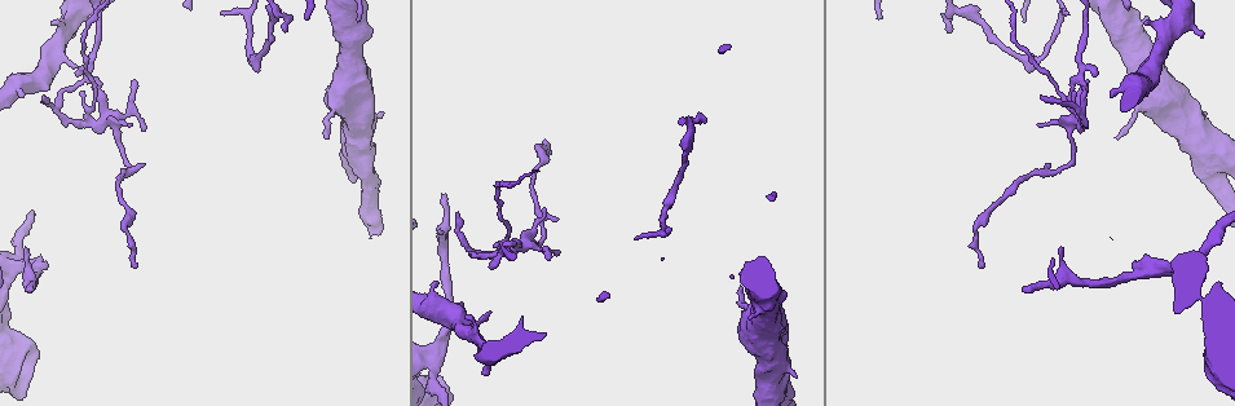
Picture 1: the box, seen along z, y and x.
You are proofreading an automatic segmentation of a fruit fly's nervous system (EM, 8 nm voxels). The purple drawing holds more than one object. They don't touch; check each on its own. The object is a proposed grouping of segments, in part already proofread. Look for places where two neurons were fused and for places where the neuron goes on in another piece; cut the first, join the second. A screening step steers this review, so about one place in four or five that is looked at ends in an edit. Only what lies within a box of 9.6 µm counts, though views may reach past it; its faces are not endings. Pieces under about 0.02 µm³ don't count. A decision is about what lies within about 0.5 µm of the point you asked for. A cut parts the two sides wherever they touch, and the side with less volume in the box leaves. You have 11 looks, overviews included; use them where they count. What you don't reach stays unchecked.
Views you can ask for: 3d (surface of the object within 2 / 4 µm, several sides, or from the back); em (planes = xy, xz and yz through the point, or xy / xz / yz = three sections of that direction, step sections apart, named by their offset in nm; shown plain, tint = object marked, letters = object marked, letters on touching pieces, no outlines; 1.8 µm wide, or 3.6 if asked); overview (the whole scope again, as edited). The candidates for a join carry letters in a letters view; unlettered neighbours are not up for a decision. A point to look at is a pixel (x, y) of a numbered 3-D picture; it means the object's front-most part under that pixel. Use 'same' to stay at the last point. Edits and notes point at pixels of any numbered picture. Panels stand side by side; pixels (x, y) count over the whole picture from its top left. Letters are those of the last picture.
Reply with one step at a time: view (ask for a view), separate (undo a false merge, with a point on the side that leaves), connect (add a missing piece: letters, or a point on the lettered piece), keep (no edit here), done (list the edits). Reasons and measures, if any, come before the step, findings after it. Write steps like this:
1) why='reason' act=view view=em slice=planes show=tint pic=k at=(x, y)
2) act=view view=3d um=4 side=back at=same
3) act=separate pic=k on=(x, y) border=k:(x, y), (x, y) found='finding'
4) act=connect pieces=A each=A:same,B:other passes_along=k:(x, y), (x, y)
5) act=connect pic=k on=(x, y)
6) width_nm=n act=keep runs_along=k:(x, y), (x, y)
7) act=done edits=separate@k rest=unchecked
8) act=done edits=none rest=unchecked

why='branch stops here' act=view view=3d um=2 pic=1 at=(699, 118)

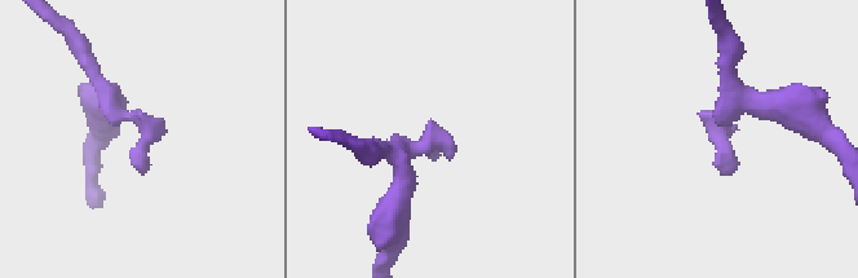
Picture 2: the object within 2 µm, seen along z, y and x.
act=view view=em slice=planes show=letters pic=2 at=(434, 146)

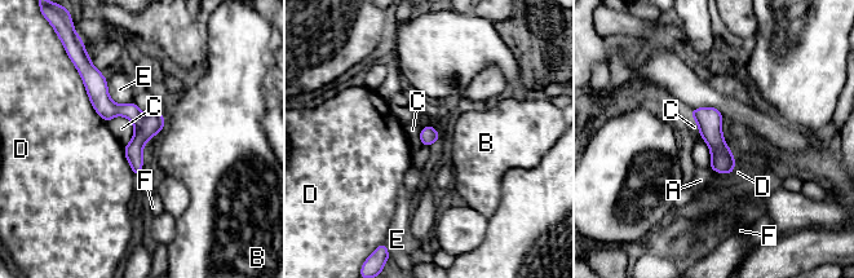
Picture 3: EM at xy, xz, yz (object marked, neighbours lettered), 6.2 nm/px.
width_nm=110 longest_contact=D:360nm act=keep each=A:other,B:other,C:other,D:other,E:other,F:other found='none of them fits'

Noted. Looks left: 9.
why='branch stops here' act=view view=em um=3.6 slice=planes show=letters pic=1 at=(465, 317)

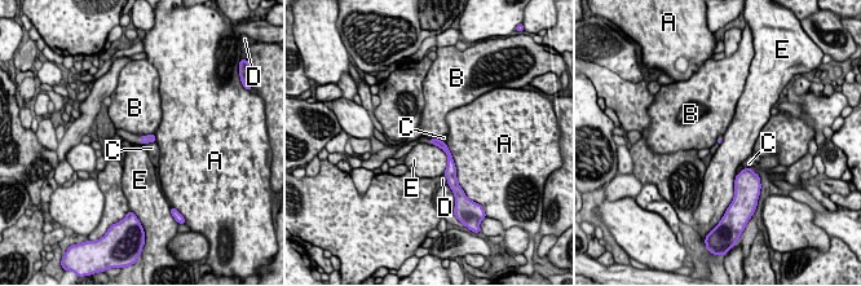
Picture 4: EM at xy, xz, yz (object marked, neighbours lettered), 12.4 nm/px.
longest_contact=A:460nm act=keep each=A:other,B:other,C:other,D:other,E:other found='no lettered piece goes on from it'

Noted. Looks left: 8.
why='free end' act=view view=em slice=yz step=8 show=letters pic=1 at=(1022, 291)

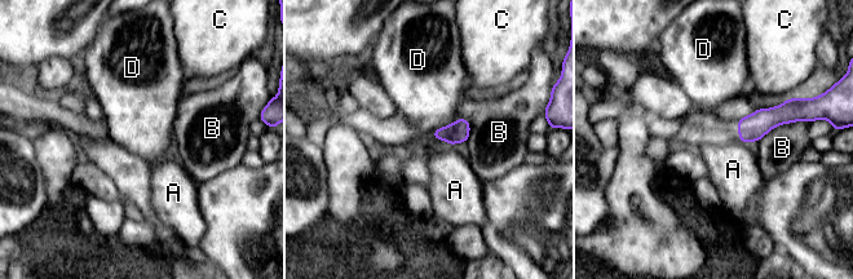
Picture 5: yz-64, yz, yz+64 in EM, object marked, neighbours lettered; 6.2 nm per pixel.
act=keep each=A:other,B:other,C:other,D:other border=5:(459, 116), (454, 122), (433, 131) found='no lettered piece goes on from it'

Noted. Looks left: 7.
why='calibre changes' act=view view=3d um=4 side=back pic=1 at=(18, 259)

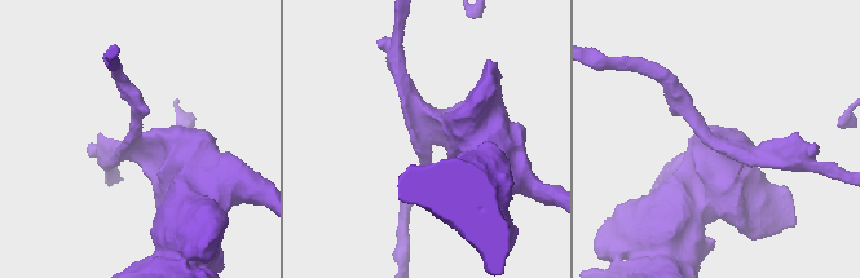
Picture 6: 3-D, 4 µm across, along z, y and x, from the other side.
why='shape alone is not enough' act=view view=em slice=planes show=letters pic=6 at=(141, 139)

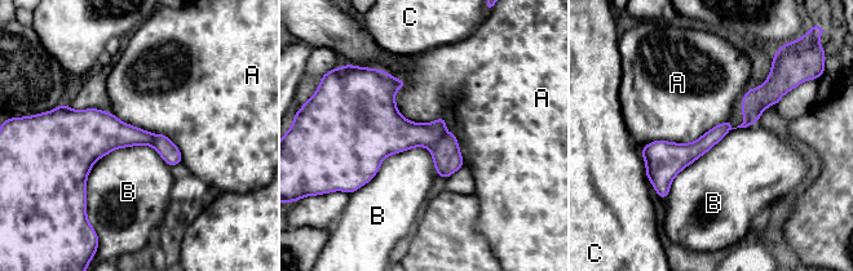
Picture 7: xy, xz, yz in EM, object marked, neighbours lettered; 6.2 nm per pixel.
act=separate pic=7 on=(446, 155) each=A:other,B:other,C:other border=7:(445, 133), (431, 150) found='two neurons meet here'

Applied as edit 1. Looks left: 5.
act=done edits=separate@7 rest=unchecked

